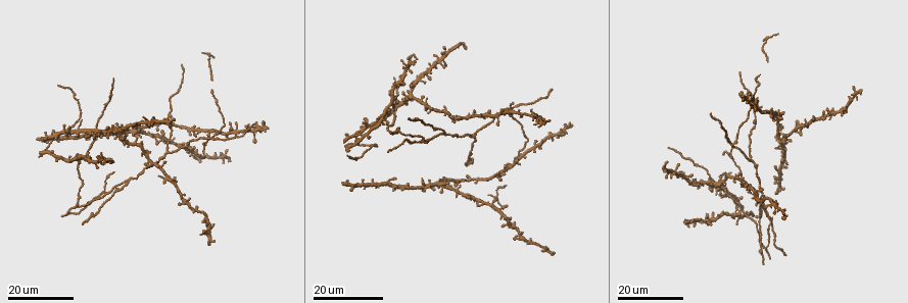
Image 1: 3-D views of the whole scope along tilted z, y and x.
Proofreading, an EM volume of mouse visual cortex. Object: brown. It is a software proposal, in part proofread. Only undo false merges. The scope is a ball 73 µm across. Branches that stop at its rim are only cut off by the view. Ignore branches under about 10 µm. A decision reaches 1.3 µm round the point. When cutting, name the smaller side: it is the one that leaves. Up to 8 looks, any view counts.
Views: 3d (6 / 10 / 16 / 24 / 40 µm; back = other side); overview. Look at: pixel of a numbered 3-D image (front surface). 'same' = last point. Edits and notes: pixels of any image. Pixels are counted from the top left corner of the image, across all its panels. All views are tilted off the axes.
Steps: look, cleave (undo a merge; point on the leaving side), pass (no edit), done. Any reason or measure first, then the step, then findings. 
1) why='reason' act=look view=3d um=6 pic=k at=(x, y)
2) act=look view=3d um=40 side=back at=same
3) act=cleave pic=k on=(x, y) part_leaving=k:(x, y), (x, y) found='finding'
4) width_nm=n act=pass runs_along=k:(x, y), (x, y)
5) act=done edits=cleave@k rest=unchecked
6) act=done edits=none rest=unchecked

why='sudden change in width' act=look view=3d um=24 pic=1 at=(400, 132)

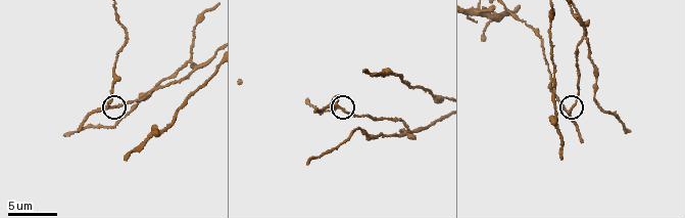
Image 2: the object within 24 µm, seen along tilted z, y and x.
act=look view=3d um=10 pic=2 at=(572, 105)

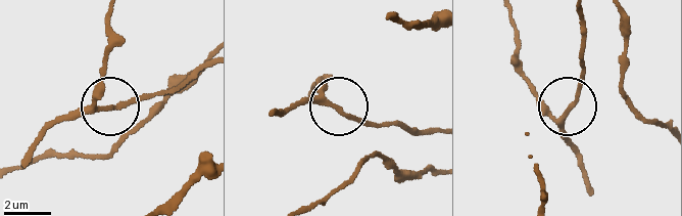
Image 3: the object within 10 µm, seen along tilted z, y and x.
act=pass found='continuous, no second neuron'

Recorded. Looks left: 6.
why='branch point' act=look view=3d um=16 pic=1 at=(128, 180)

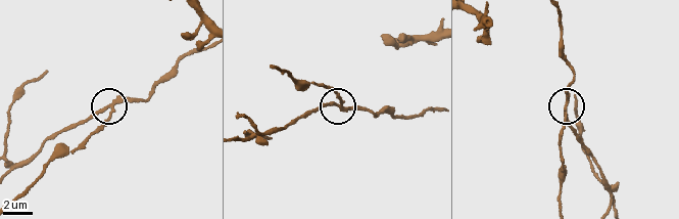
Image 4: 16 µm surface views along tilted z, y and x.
act=look view=3d um=6 pic=4 at=(566, 112)

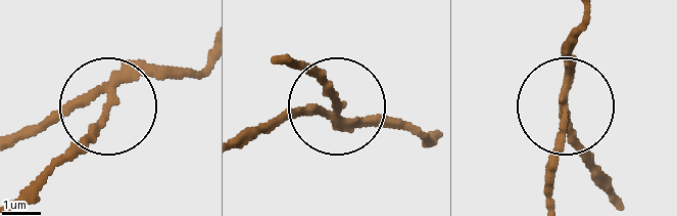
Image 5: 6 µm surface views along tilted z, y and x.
width_nm=180 act=cleave pic=5 on=(82, 137) found='two neurons meet here'

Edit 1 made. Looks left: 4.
act=look view=overview

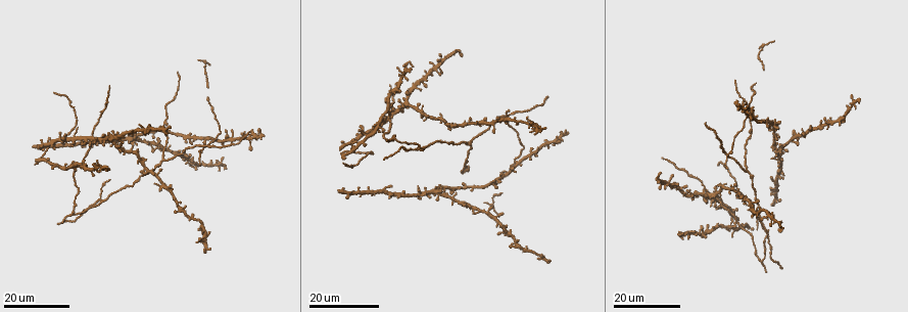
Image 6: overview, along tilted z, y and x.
why='looks like a crossing' act=look view=3d um=16 pic=6 at=(768, 232)

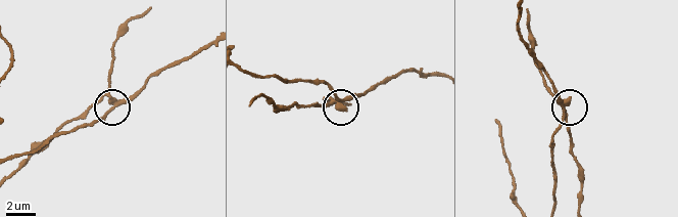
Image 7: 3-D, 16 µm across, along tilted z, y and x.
act=look view=3d um=10 pic=7 at=(565, 109)

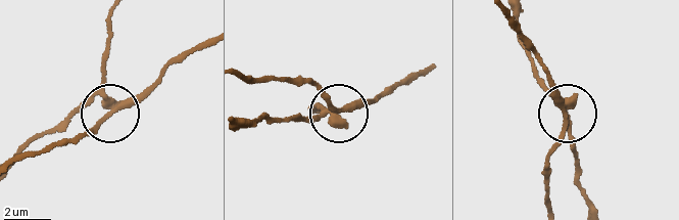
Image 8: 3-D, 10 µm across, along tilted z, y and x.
side_arm_um=18 act=pass runs_along=8:(207, 39), (146, 91), (112, 110), (89, 99), (65, 116) found='all the same neuron'

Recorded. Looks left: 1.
act=done edits=cleave@5 rest=unchecked

